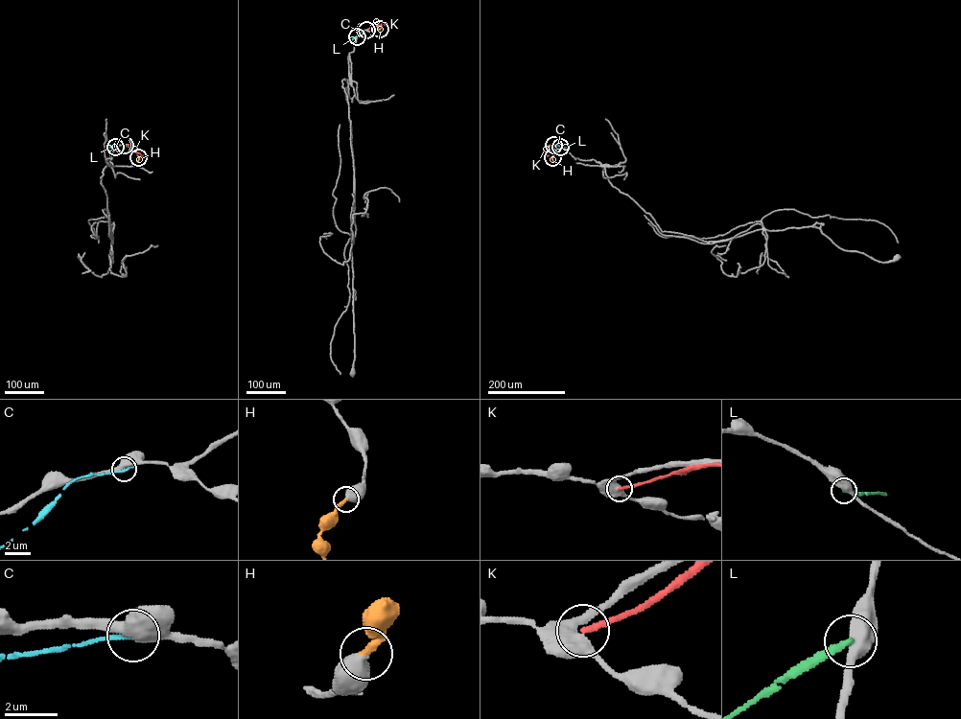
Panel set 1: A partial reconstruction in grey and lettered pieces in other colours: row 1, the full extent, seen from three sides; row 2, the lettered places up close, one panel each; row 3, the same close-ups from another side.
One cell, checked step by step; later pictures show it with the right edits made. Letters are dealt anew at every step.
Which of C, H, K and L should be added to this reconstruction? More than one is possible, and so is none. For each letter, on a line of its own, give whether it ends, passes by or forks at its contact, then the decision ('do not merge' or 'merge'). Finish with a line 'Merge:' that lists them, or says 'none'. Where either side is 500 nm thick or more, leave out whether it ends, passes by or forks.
C: do not merge
H: merge
K: it ends there; do not merge
L: do not merge
Merge: H

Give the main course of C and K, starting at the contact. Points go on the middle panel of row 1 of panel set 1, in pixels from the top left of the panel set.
C: (364, 30), (352, 38)
K: (366, 30), (376, 20), (385, 25)

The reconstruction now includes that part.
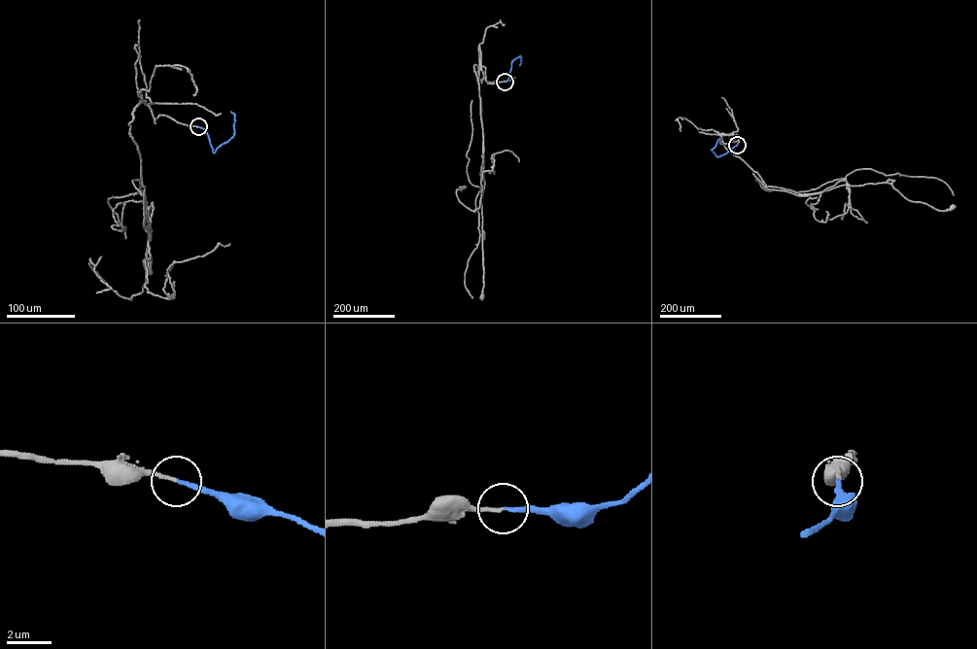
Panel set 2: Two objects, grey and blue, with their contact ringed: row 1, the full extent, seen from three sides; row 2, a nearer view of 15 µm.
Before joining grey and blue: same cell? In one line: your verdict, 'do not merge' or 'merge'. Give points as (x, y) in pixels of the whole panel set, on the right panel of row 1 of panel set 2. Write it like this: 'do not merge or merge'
merge

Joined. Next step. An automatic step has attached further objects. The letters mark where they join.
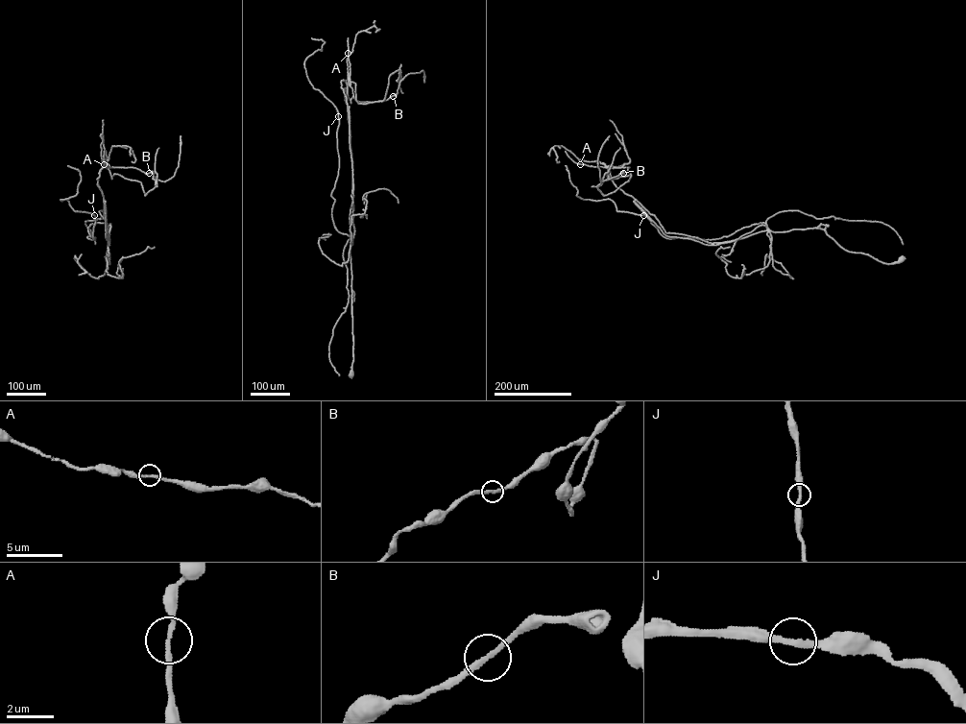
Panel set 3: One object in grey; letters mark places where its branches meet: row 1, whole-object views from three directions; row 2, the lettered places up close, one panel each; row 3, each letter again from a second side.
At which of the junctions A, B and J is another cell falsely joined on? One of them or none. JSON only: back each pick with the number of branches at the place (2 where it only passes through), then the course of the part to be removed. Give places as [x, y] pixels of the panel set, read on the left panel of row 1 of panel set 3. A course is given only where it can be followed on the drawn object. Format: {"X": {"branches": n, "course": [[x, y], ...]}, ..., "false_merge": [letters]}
{"false_merge": []}

